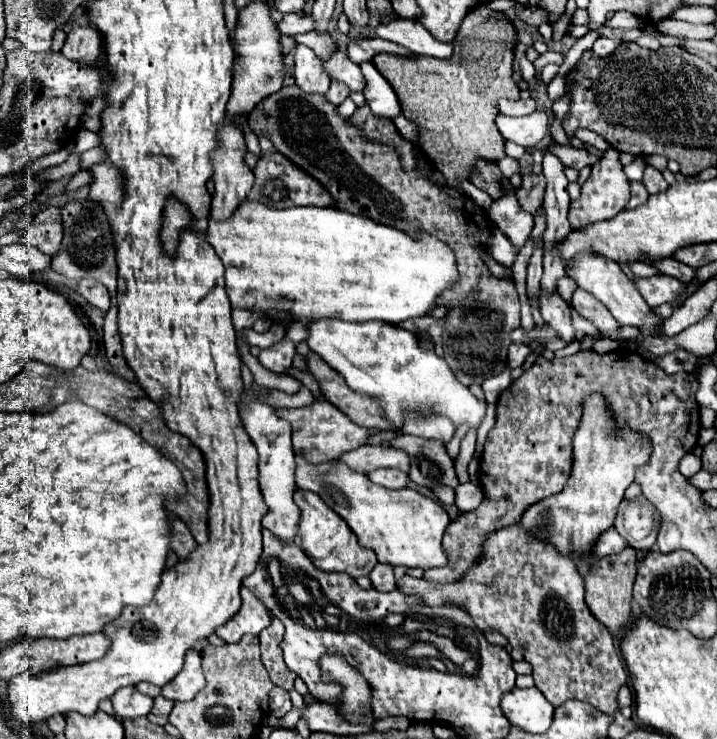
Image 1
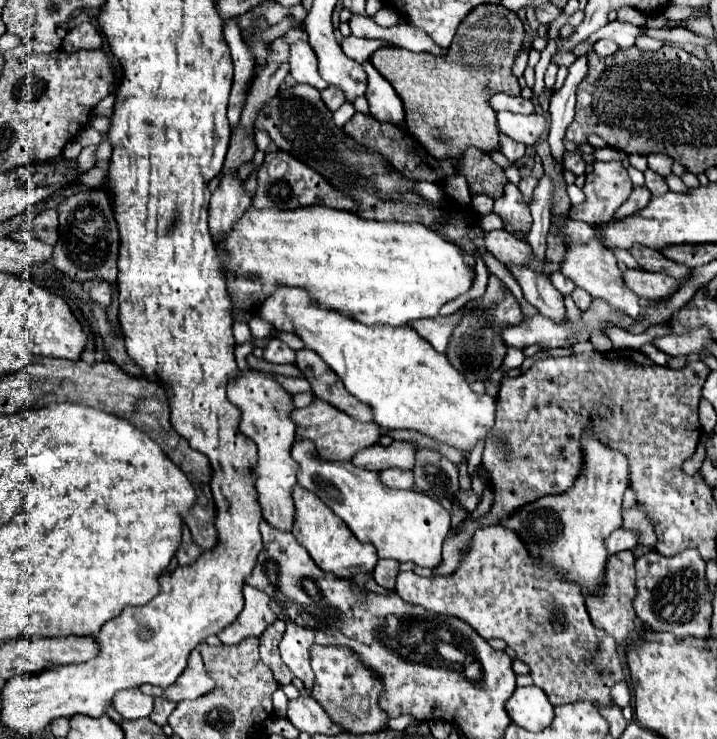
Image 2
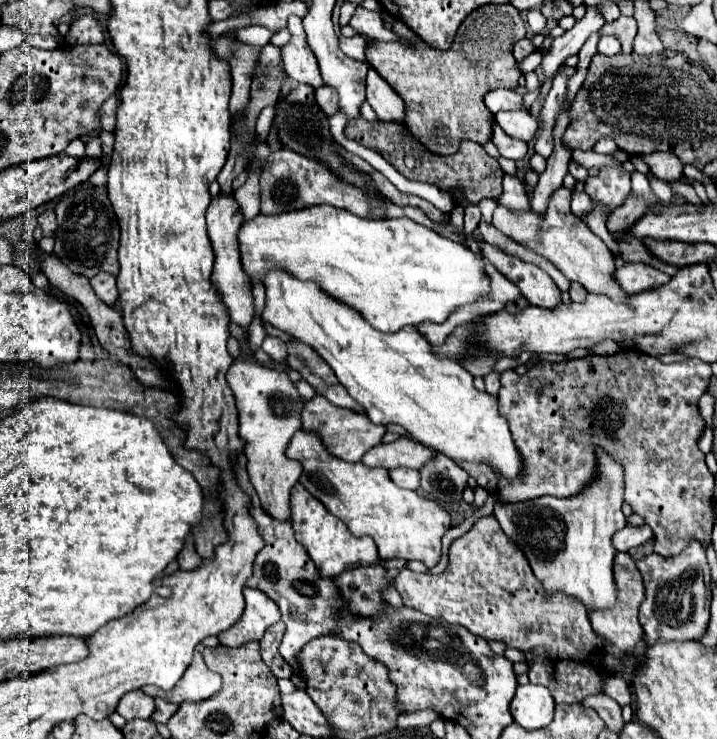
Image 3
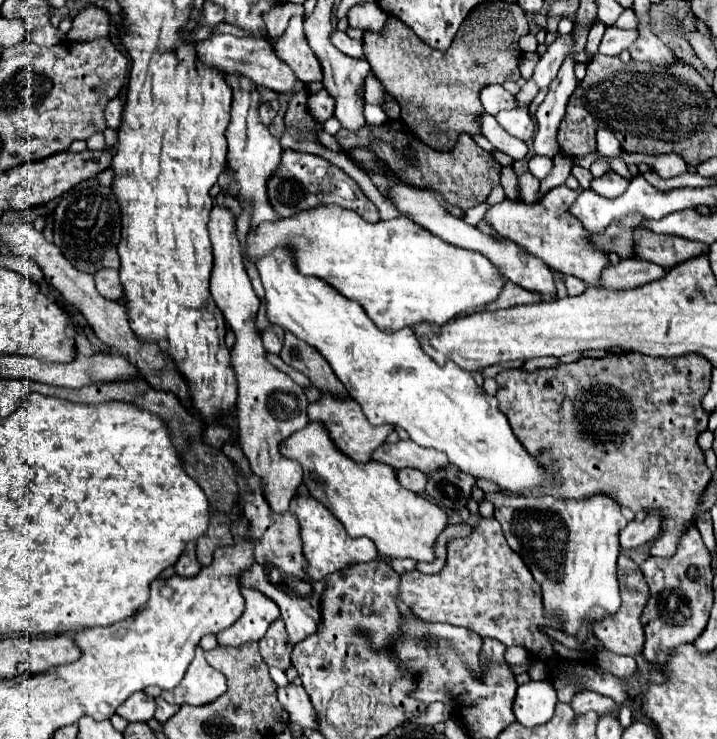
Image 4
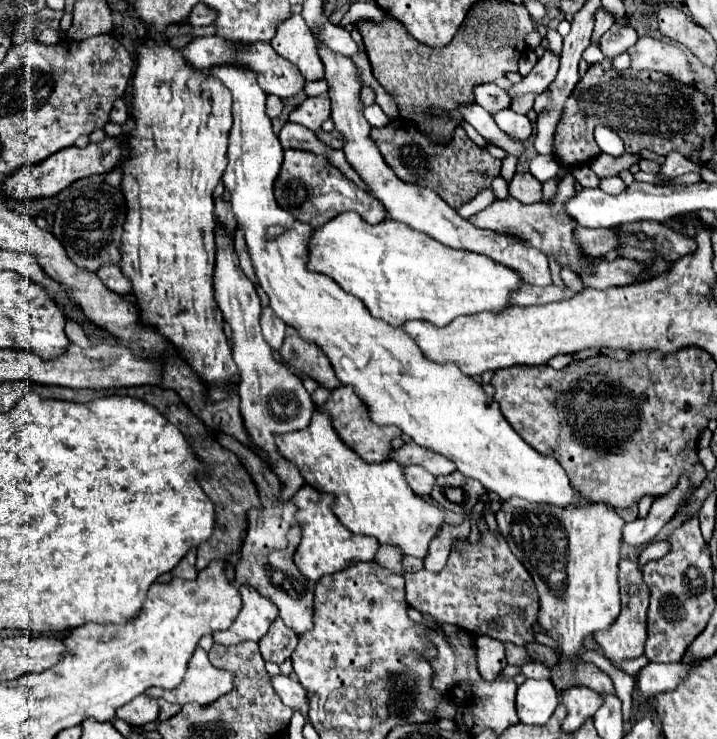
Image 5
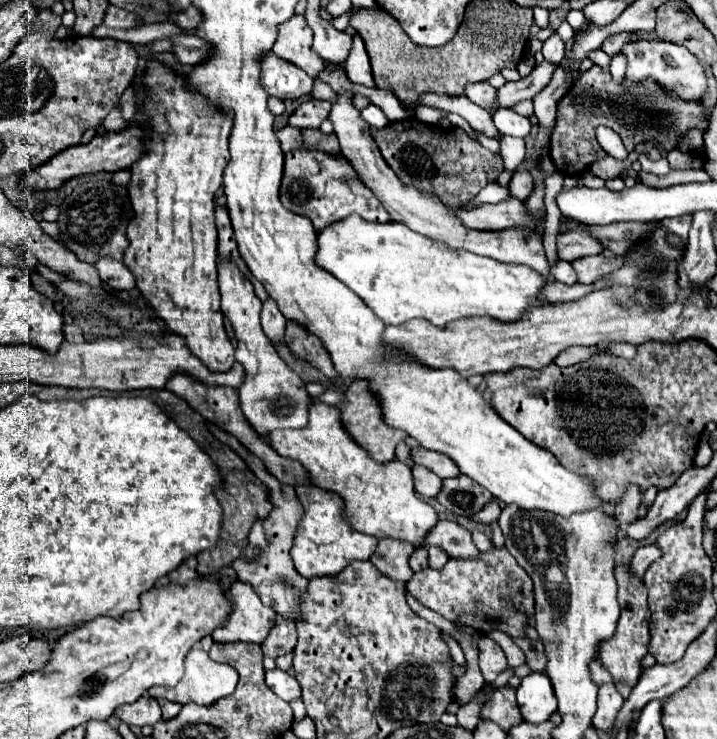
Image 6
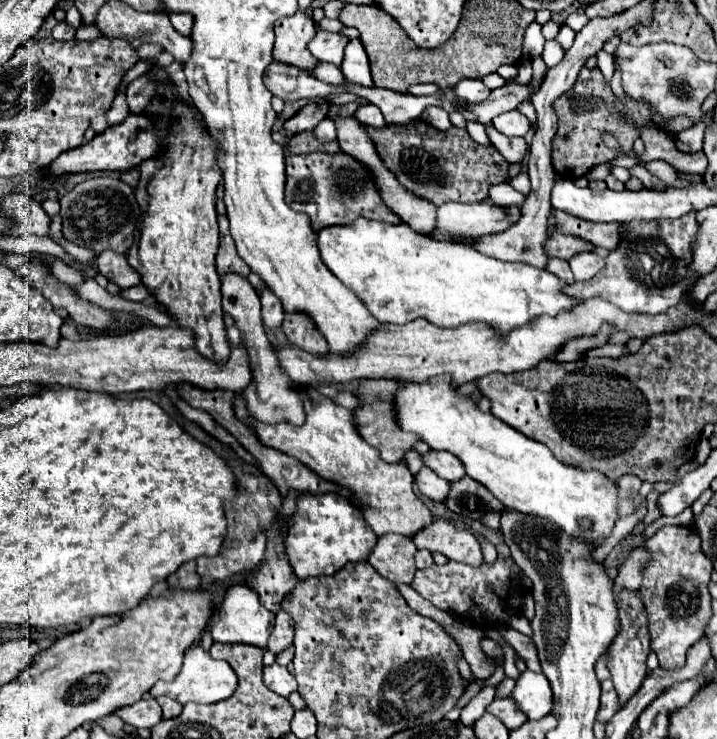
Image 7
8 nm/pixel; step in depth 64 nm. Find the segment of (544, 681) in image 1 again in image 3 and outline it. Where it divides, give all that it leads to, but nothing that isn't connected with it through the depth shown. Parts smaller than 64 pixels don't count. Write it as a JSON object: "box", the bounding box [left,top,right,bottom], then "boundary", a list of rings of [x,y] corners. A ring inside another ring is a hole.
{"box":[394,516,608,704],"boundary":[[[494,516],[480,518],[450,546],[450,564],[442,574],[402,570],[394,586],[404,606],[430,618],[460,624],[484,640],[500,640],[526,654],[530,682],[546,684],[556,704],[576,704],[586,694],[602,692],[602,654],[608,642],[594,634],[586,610],[566,598],[546,598],[542,584],[532,574],[524,554],[506,538]]]}

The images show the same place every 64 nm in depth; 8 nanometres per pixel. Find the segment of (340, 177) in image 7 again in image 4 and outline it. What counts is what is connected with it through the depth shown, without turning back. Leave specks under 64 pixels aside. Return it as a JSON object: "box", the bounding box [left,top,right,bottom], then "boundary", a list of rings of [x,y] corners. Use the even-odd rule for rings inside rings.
{"box":[270,150,380,222],"boundary":[[[284,150],[282,160],[278,170],[274,172],[274,178],[270,178],[270,202],[274,210],[284,216],[296,216],[300,212],[318,208],[318,206],[328,206],[336,204],[348,210],[356,210],[366,222],[378,222],[380,212],[378,208],[362,194],[362,190],[336,166],[326,162],[320,156],[306,154],[306,152],[296,152],[296,150]]]}

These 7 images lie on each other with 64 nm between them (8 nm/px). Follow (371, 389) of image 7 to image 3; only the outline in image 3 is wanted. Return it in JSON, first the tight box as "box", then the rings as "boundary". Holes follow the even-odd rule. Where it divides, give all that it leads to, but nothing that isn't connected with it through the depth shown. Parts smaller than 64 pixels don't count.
{"box":[302,394,386,462],"boundary":[[[320,394],[314,396],[312,400],[306,402],[302,410],[302,428],[306,430],[316,430],[322,438],[322,442],[328,446],[330,454],[348,460],[348,462],[360,462],[362,456],[376,444],[380,444],[382,436],[386,434],[386,426],[376,426],[372,424],[366,414],[350,410],[350,408],[340,408],[322,398]]]}

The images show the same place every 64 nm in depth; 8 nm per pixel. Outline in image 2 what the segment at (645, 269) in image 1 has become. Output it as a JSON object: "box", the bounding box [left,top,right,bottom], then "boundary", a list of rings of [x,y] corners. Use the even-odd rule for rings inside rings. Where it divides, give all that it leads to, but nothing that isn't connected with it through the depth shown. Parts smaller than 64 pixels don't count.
{"box":[613,249,644,270],"boundary":[[[614,249],[613,254],[616,257],[618,262],[622,262],[625,265],[627,265],[627,268],[632,269],[642,269],[644,270],[632,257],[632,255],[627,250],[621,250],[621,249]]]}

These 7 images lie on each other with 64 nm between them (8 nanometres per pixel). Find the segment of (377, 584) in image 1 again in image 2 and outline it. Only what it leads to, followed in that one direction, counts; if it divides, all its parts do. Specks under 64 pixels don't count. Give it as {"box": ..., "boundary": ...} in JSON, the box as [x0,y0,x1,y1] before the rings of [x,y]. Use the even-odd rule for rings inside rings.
{"box":[374,560,400,588],"boundary":[[[378,560],[376,568],[374,568],[376,584],[380,584],[384,588],[394,588],[398,568],[400,568],[400,564],[396,560]]]}

